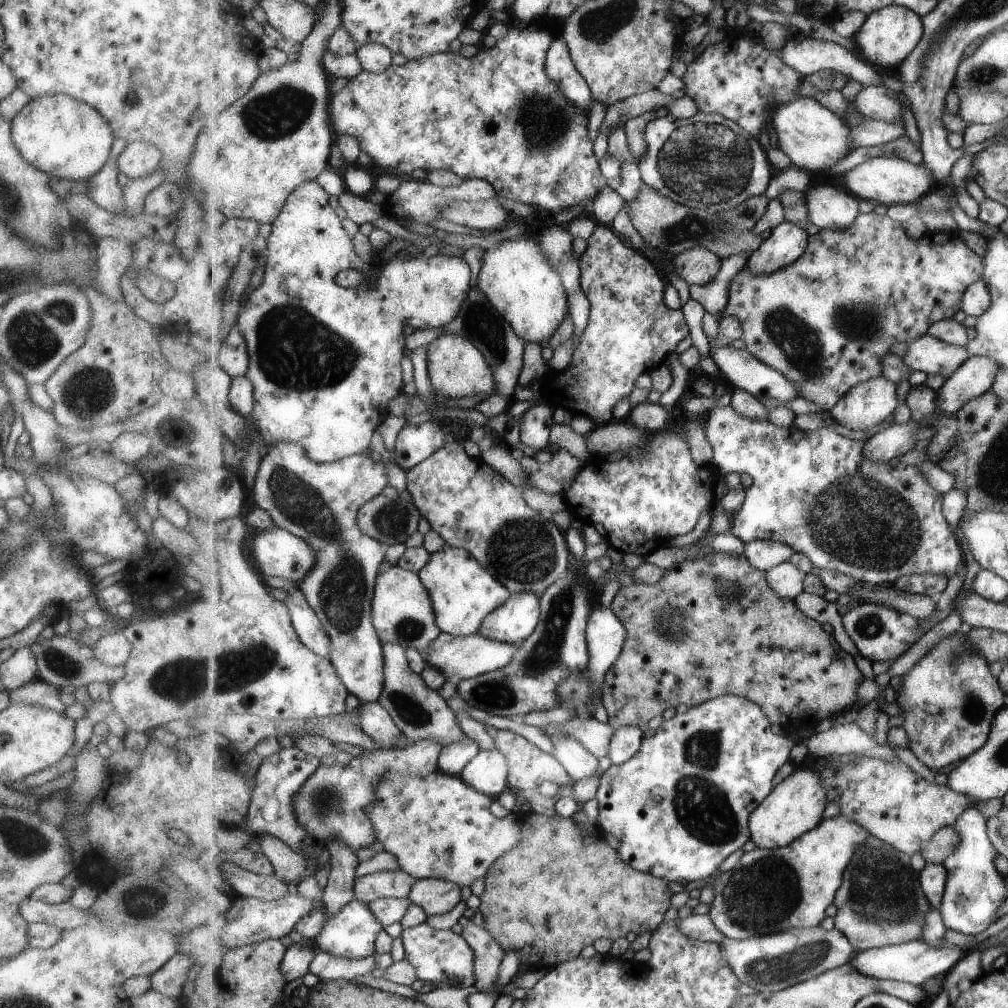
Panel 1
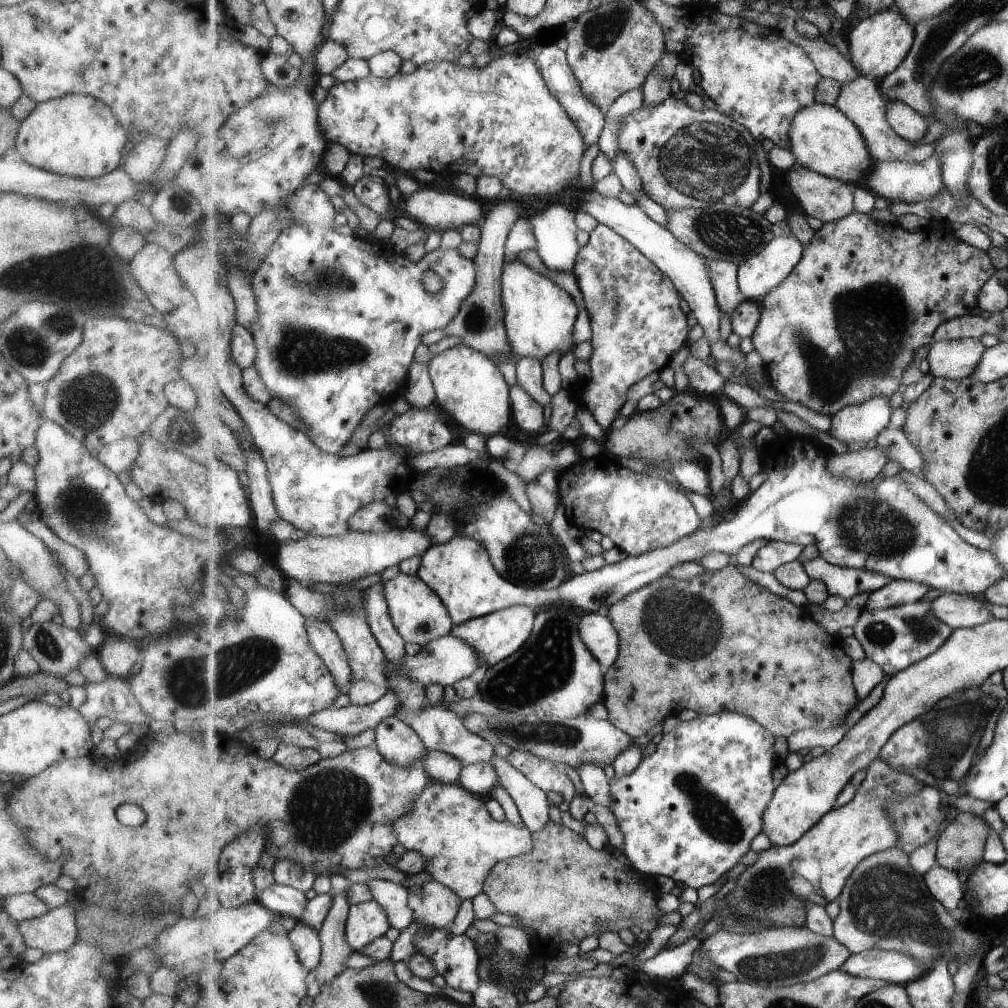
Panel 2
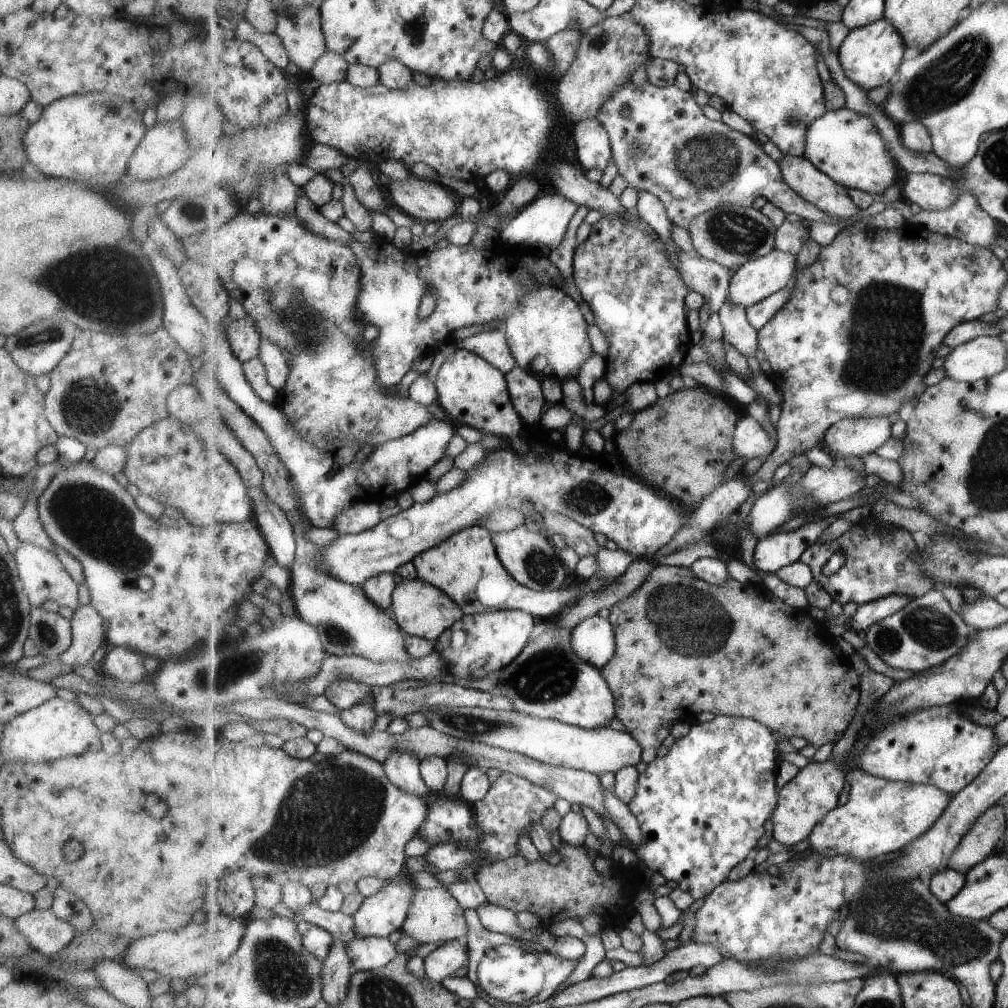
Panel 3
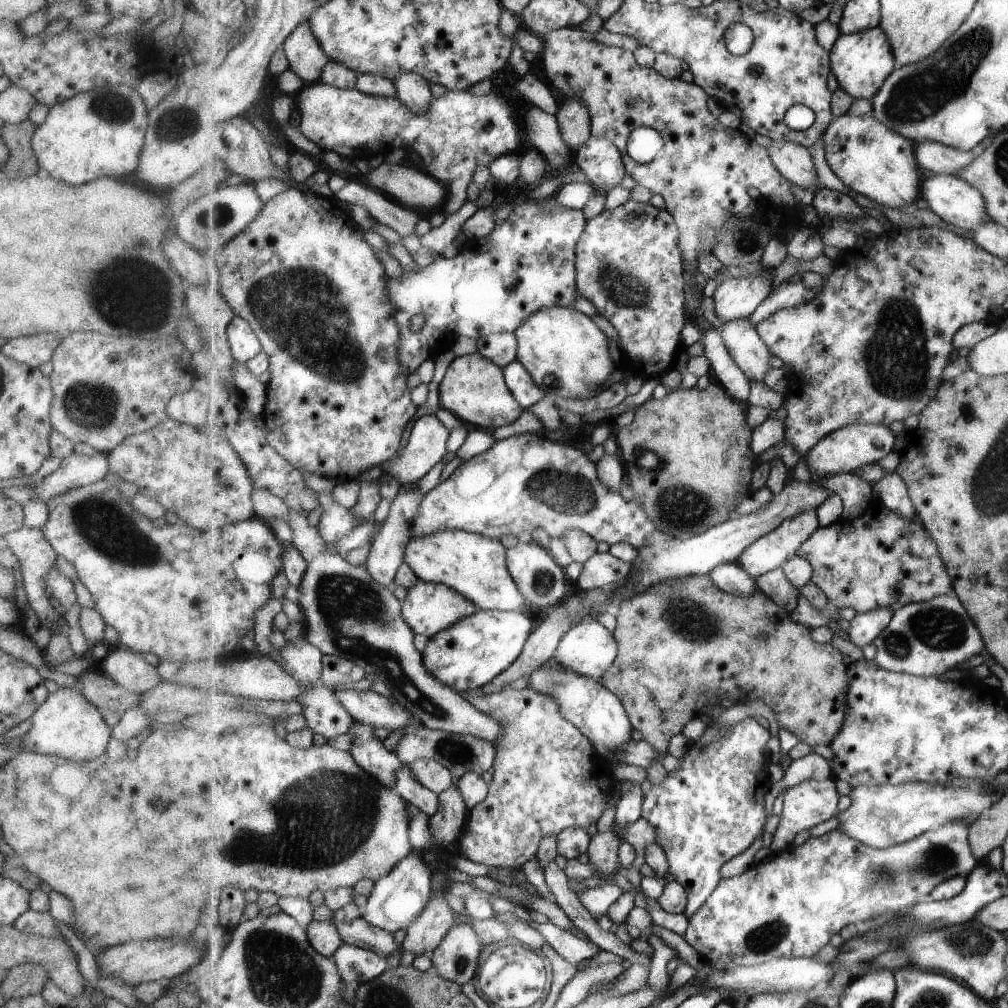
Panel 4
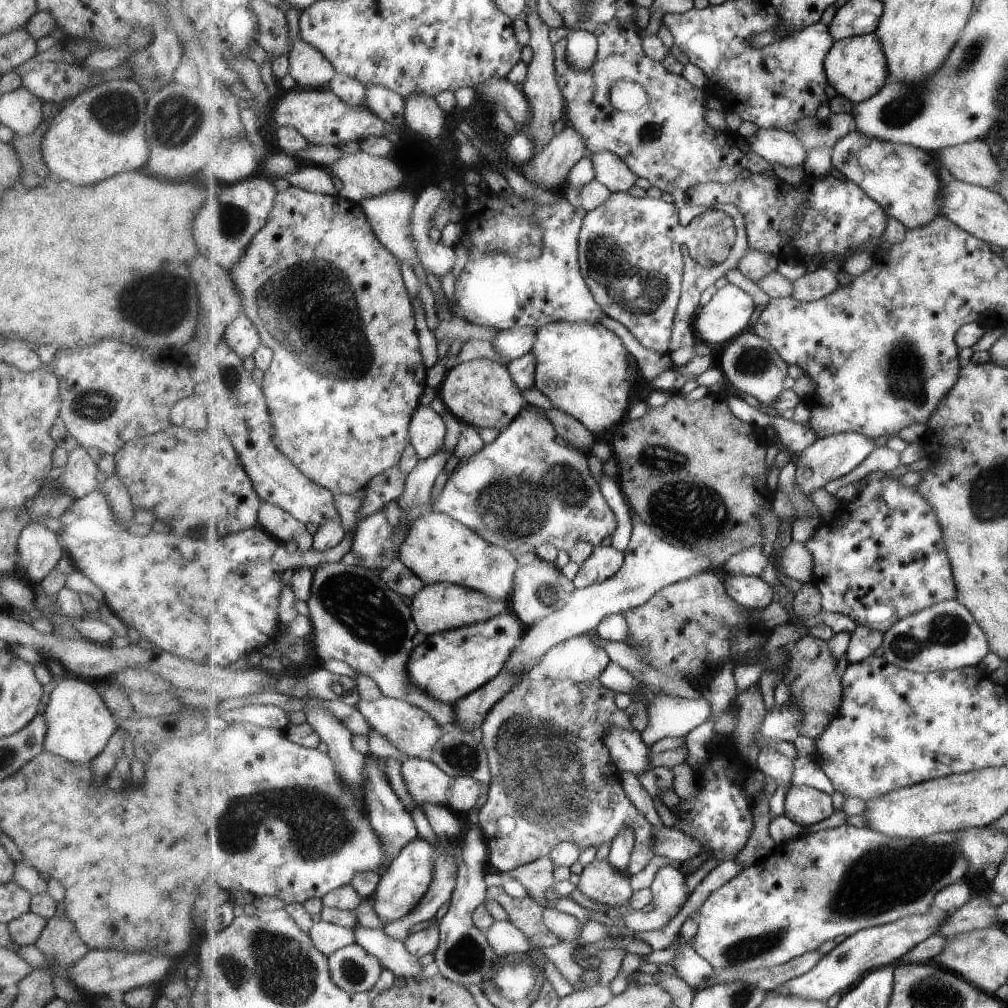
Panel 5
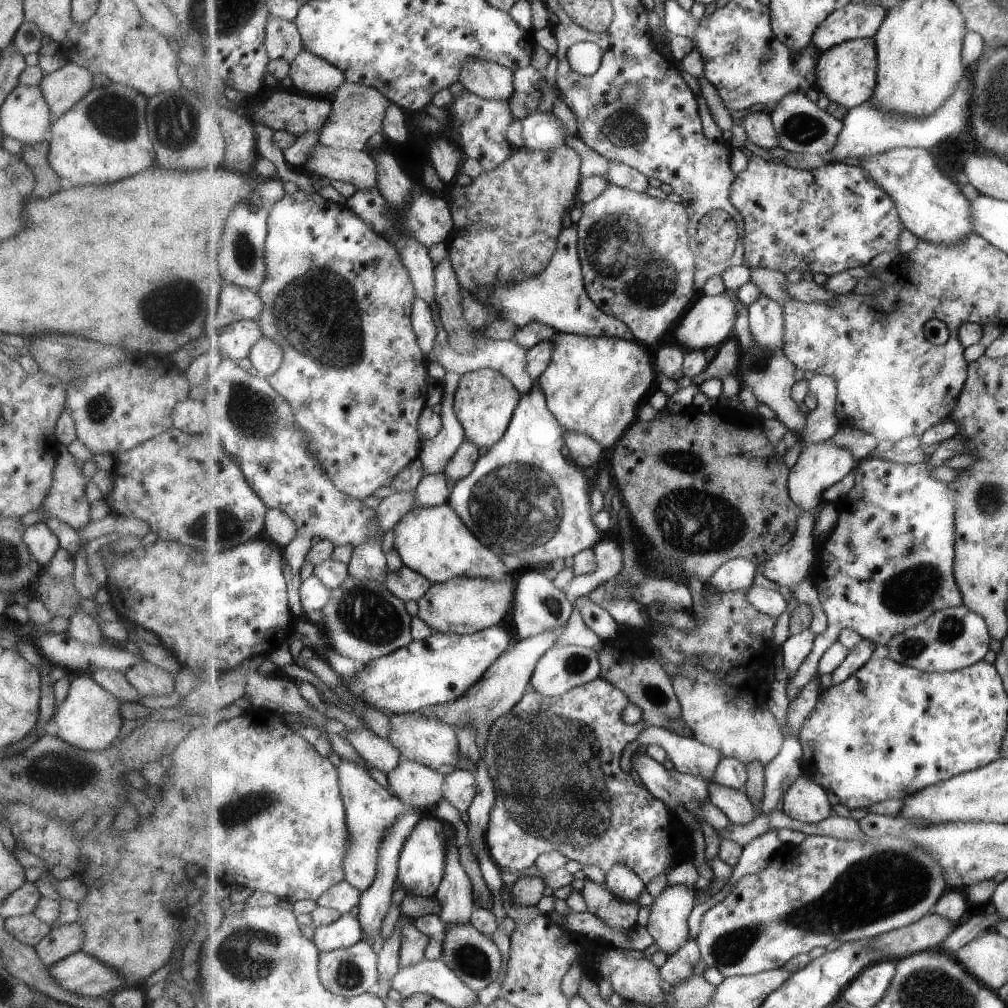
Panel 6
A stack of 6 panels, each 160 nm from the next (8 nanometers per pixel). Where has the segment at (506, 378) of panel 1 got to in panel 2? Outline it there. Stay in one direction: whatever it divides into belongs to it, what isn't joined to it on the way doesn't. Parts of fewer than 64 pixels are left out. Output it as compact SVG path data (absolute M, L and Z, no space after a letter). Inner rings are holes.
M499 202L482 223L482 239L479 242L477 255L473 258L478 264L478 282L474 288L473 298L467 298L459 314L447 329L443 329L445 336L463 337L464 344L473 347L483 354L495 357L505 353L519 359L511 350L508 332L504 321L504 308L500 303L502 298L502 274L506 264L506 242L519 216L517 202Z

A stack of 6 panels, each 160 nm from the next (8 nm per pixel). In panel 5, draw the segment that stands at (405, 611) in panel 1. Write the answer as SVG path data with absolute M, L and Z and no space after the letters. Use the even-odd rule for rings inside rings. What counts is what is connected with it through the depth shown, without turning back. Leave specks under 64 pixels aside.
M436 583L426 585L412 599L412 616L419 631L431 637L433 634L448 632L452 629L463 628L474 623L484 622L506 610L507 607L499 600L491 600L481 592L475 592L457 584Z

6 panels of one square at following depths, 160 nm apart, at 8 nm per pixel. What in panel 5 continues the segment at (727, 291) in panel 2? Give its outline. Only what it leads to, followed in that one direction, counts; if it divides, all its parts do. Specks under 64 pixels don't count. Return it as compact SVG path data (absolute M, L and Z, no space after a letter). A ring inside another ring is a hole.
M752 328L741 332L727 344L718 366L724 380L727 380L732 388L739 388L739 390L755 396L766 406L773 406L775 400L779 398L779 394L785 391L783 382L785 382L787 370L789 370L787 362L781 358L781 354L775 350L771 342L758 336Z

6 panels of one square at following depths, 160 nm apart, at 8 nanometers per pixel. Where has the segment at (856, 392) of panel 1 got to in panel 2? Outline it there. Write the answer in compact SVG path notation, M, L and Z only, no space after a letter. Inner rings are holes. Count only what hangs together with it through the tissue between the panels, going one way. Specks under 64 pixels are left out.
M874 396L861 404L844 406L831 417L829 434L840 441L872 444L890 426L894 408L889 397Z

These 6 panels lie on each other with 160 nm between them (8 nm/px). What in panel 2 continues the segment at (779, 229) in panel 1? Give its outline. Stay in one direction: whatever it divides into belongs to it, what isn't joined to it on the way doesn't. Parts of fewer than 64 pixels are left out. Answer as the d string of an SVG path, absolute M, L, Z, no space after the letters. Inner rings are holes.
M794 235L775 237L765 250L739 265L742 293L754 301L764 297L794 271L803 258L804 249Z

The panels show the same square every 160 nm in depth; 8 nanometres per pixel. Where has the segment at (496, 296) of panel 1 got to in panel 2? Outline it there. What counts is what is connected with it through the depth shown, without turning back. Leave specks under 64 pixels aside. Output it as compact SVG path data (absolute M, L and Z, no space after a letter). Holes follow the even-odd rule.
M521 260L505 264L502 274L502 298L504 321L512 352L519 358L531 357L540 362L549 355L560 352L566 355L573 351L575 322L579 316L579 306L567 290L551 282L525 266Z

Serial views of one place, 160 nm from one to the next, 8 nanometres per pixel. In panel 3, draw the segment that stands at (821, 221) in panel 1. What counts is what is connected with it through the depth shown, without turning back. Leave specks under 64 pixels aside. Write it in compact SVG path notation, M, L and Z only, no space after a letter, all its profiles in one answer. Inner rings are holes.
M784 154L779 160L779 167L783 170L784 180L799 192L799 196L815 204L819 210L835 216L835 220L860 213L861 209L852 200L849 189L818 170L807 157Z

